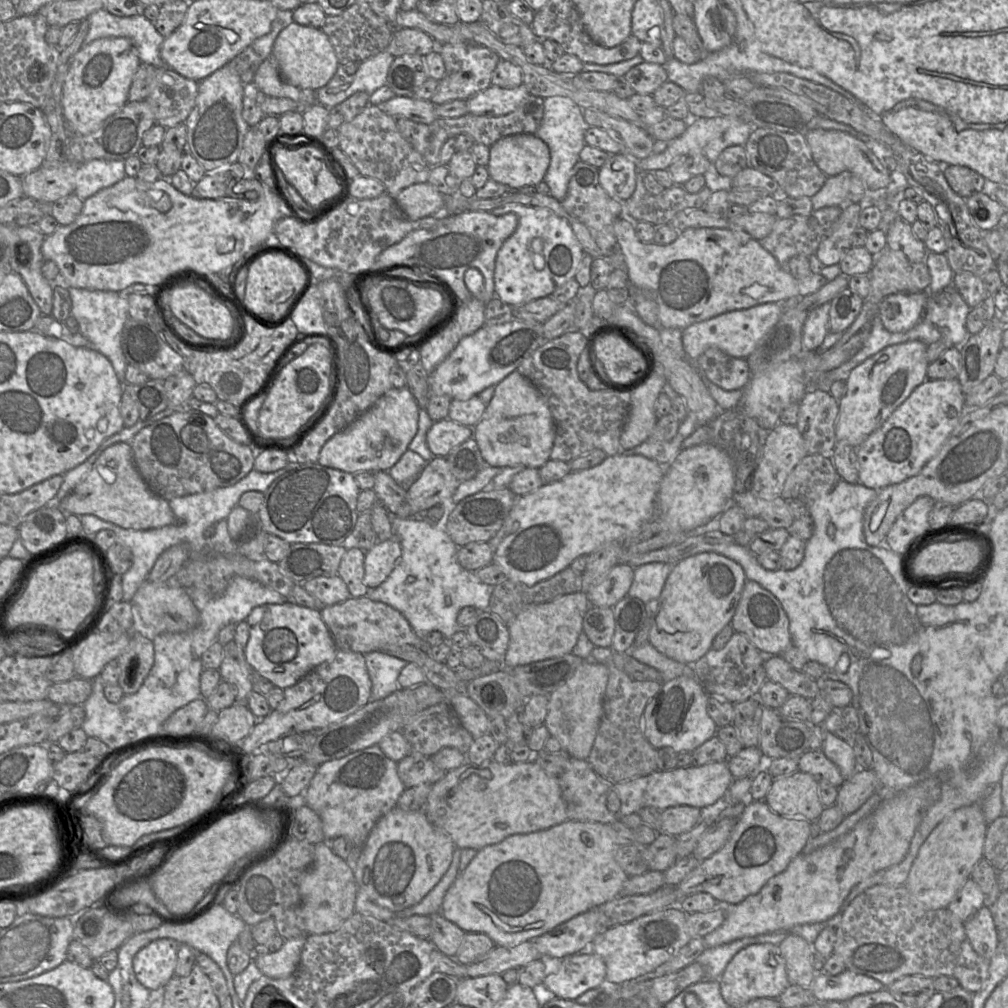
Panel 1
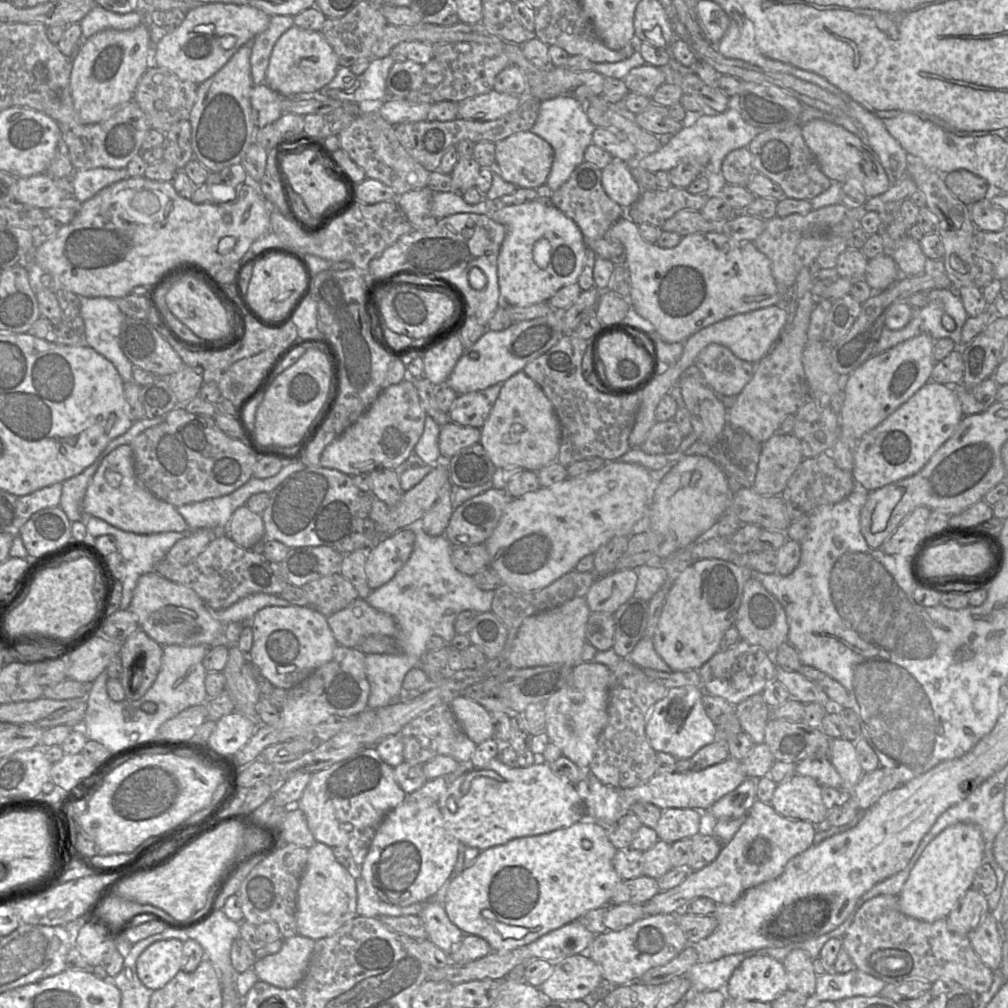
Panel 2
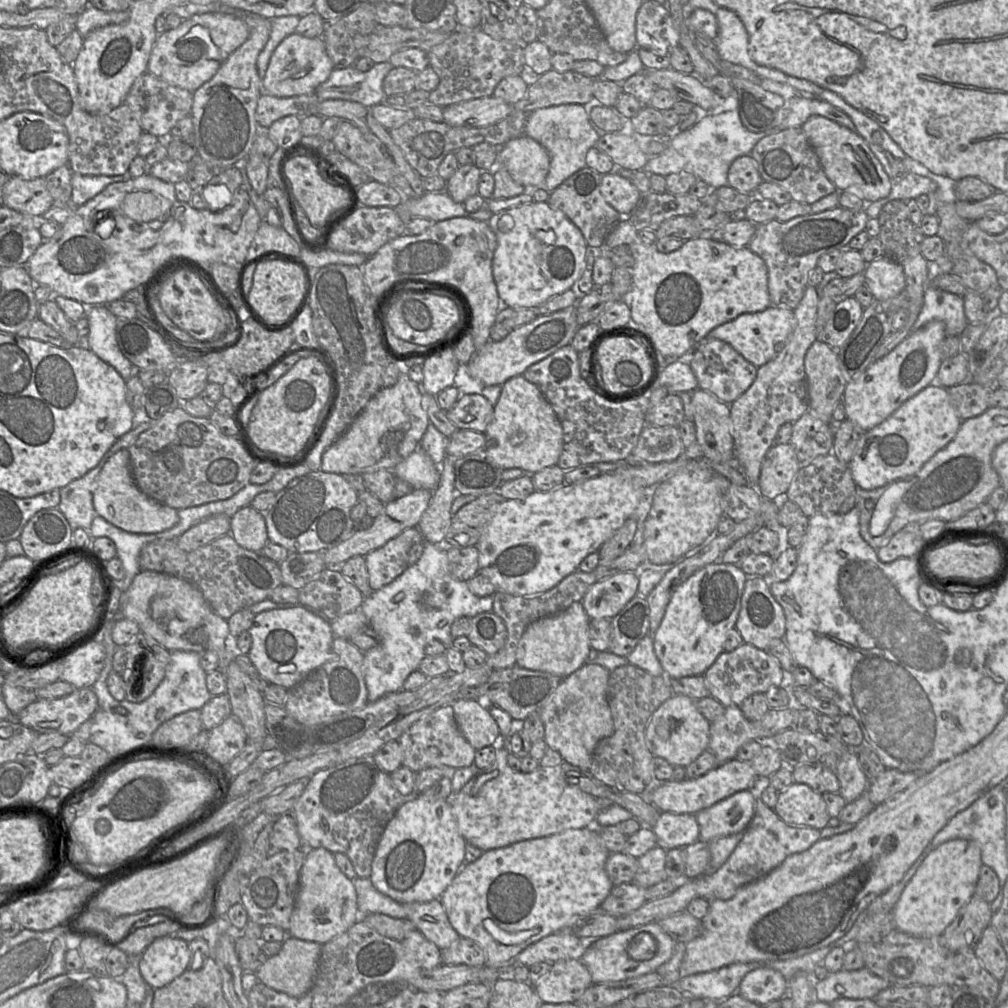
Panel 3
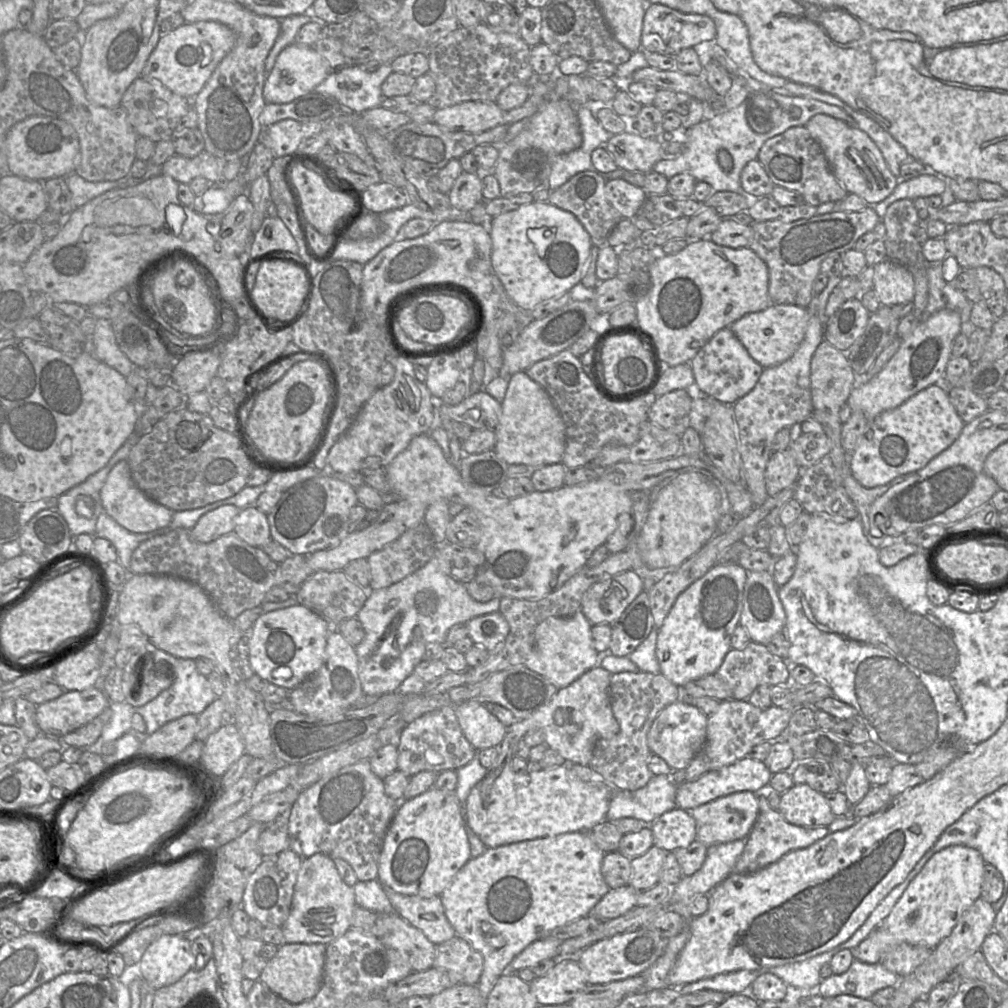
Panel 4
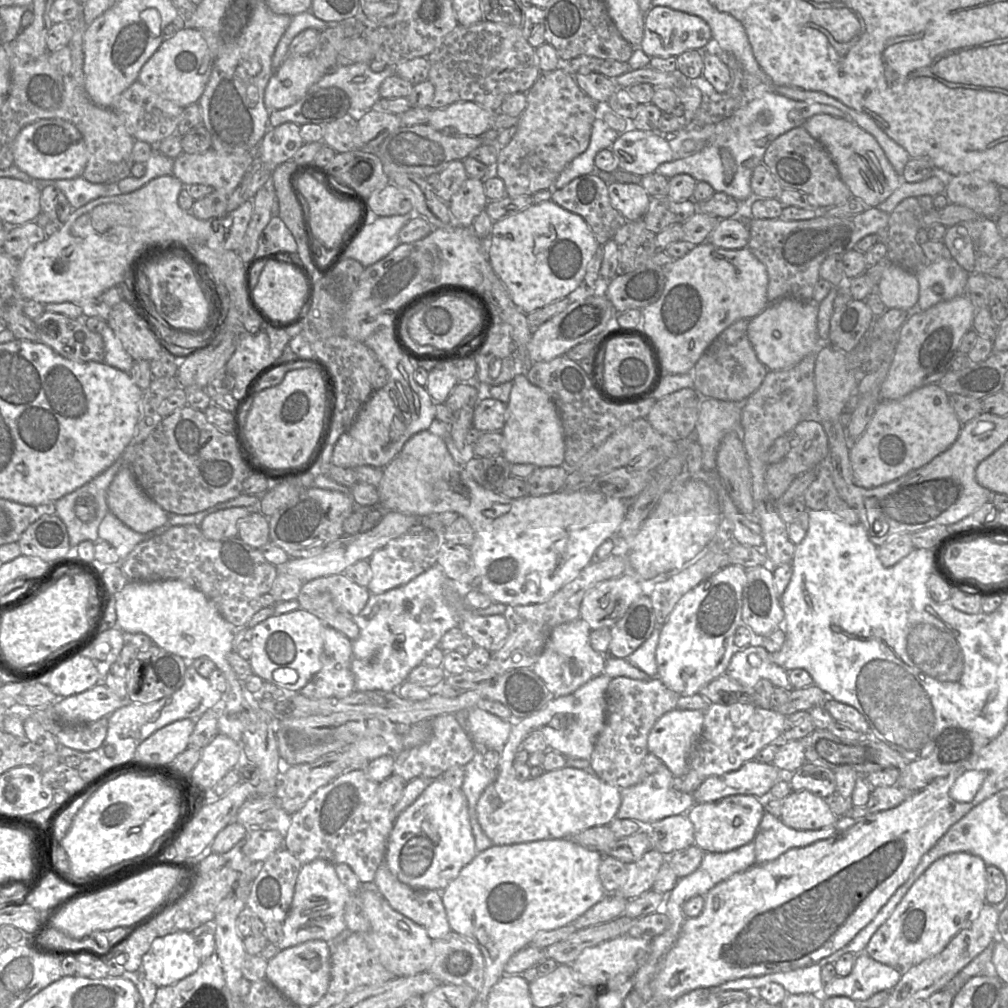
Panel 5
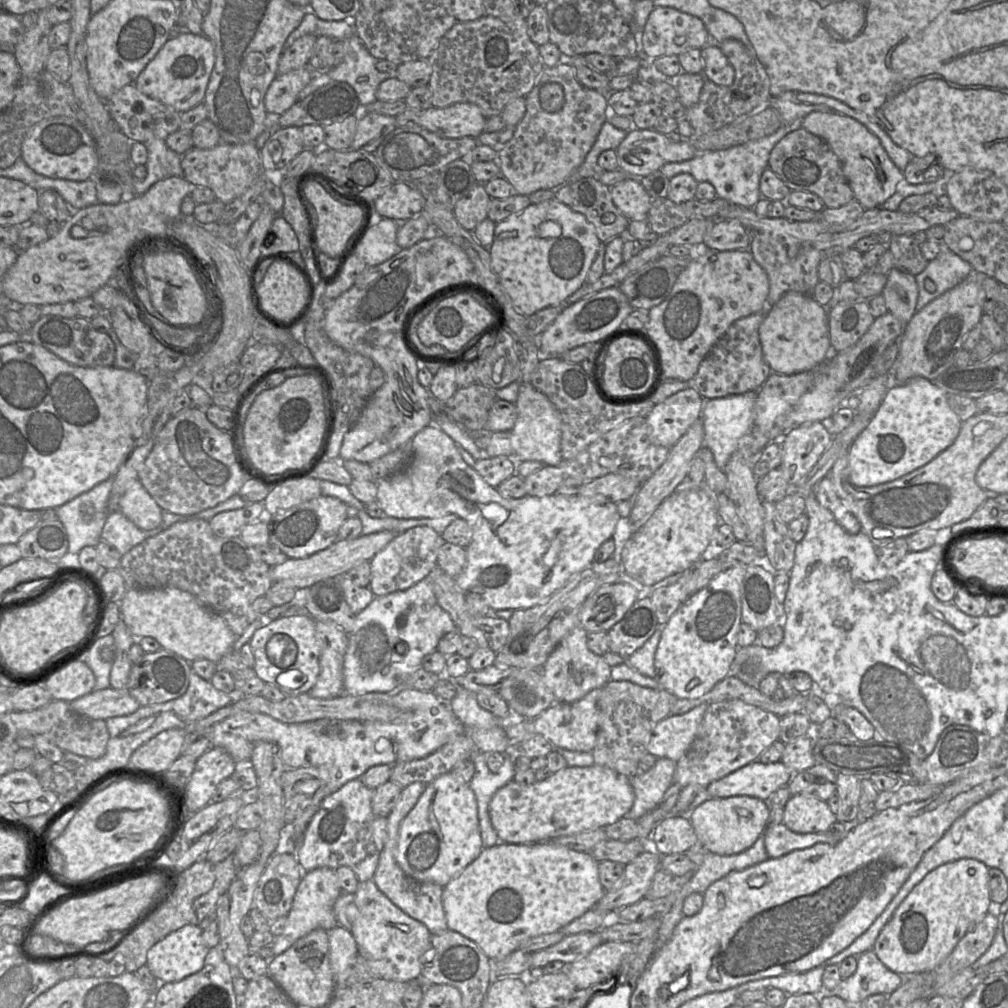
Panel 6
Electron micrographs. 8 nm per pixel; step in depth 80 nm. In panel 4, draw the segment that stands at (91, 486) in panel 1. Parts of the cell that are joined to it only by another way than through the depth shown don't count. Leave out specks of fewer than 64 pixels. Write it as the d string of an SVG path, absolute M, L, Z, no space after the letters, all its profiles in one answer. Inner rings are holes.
M121 460L114 465L100 491L104 512L119 525L133 533L148 533L167 526L174 511L153 501L135 484L128 460Z

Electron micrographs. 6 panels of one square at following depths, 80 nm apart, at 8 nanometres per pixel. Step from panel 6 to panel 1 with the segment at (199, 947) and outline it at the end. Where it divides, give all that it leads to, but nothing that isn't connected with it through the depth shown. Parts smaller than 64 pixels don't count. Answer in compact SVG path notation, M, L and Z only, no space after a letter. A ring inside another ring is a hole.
M156 939L133 958L136 979L149 991L164 986L174 975L180 943L174 939Z

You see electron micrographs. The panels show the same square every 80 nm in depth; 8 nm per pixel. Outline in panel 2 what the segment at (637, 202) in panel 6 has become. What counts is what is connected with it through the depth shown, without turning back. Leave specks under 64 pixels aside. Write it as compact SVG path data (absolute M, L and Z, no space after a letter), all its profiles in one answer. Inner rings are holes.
M618 159L602 169L601 183L608 197L624 209L629 209L641 194L629 165Z

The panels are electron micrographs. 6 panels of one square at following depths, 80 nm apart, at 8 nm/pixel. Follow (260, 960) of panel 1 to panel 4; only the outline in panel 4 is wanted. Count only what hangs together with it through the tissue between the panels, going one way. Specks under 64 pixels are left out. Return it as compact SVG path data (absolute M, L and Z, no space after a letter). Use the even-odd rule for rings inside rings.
M283 943L276 955L269 959L259 980L272 992L290 1003L298 1004L312 999L319 991L325 963L326 945L322 943Z

